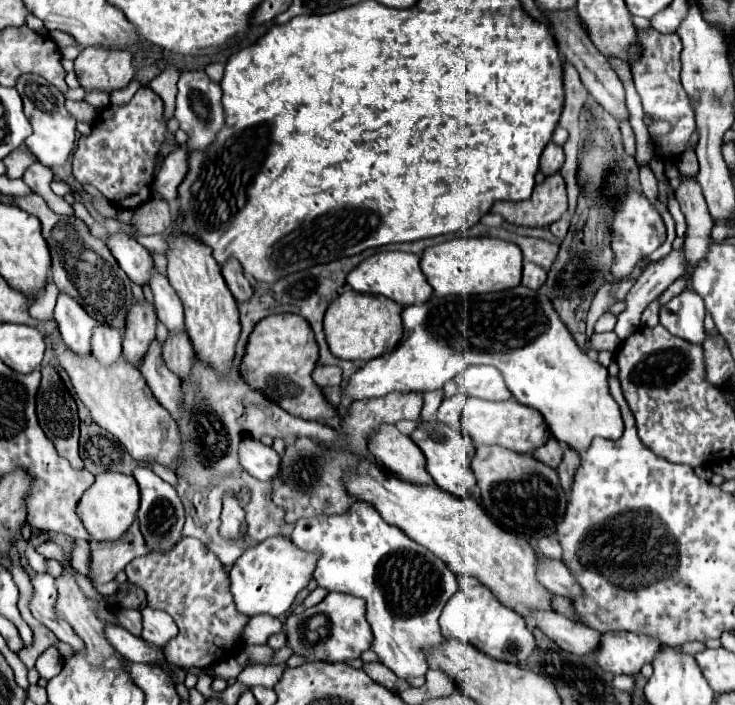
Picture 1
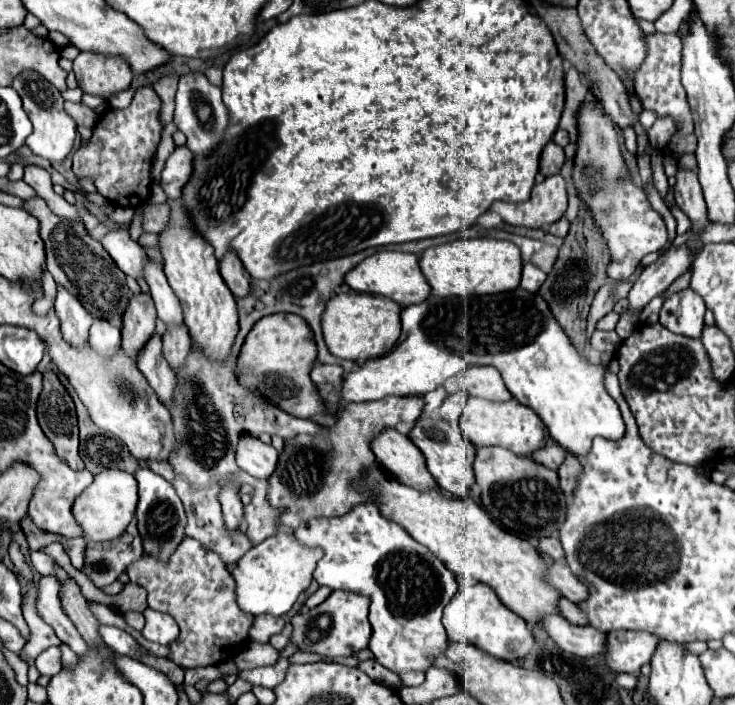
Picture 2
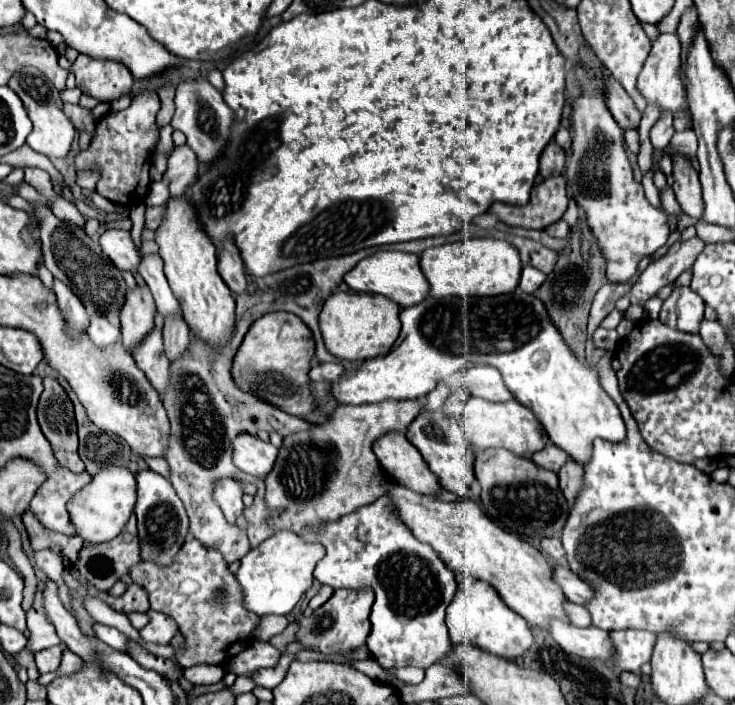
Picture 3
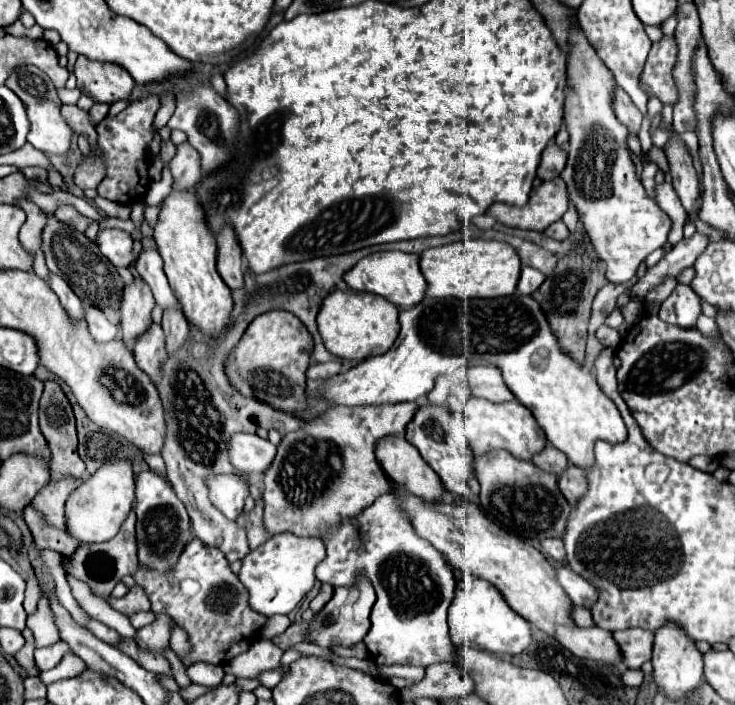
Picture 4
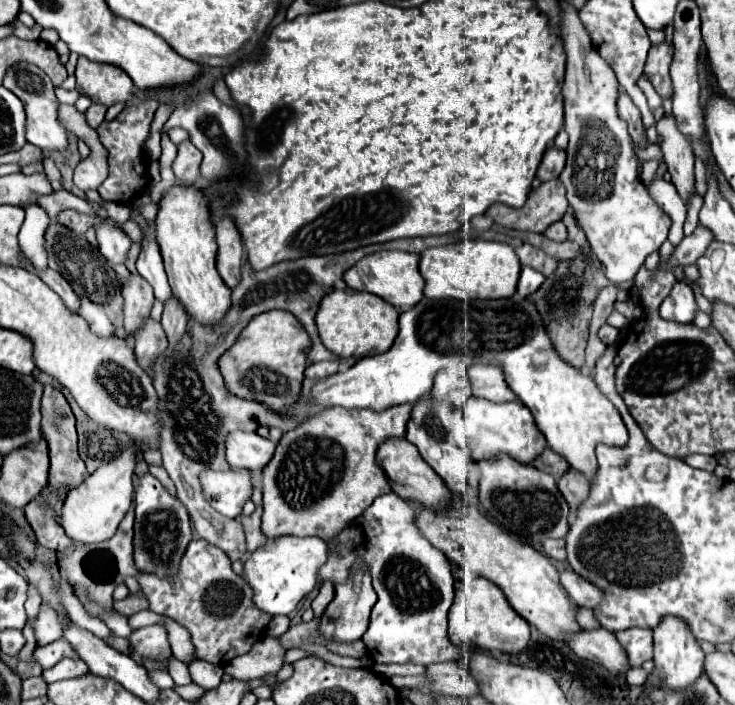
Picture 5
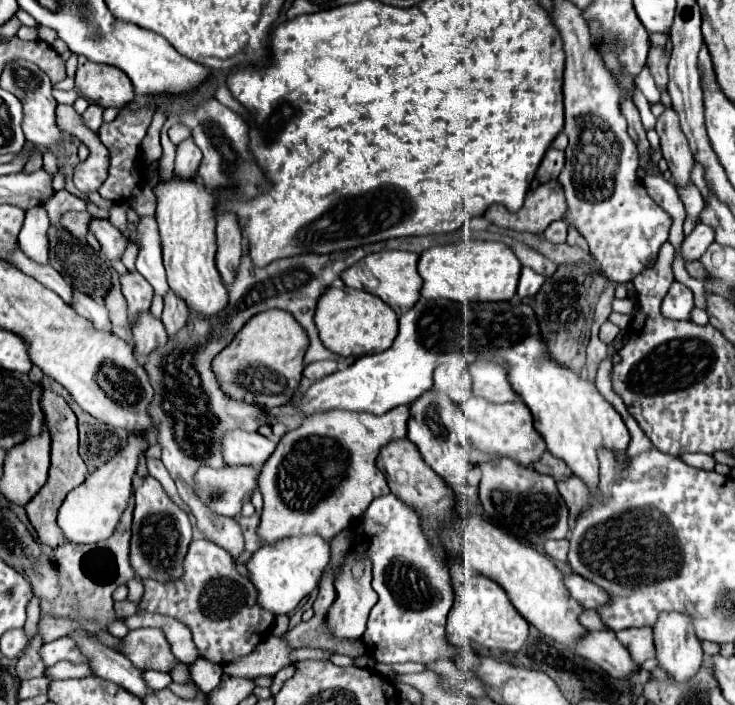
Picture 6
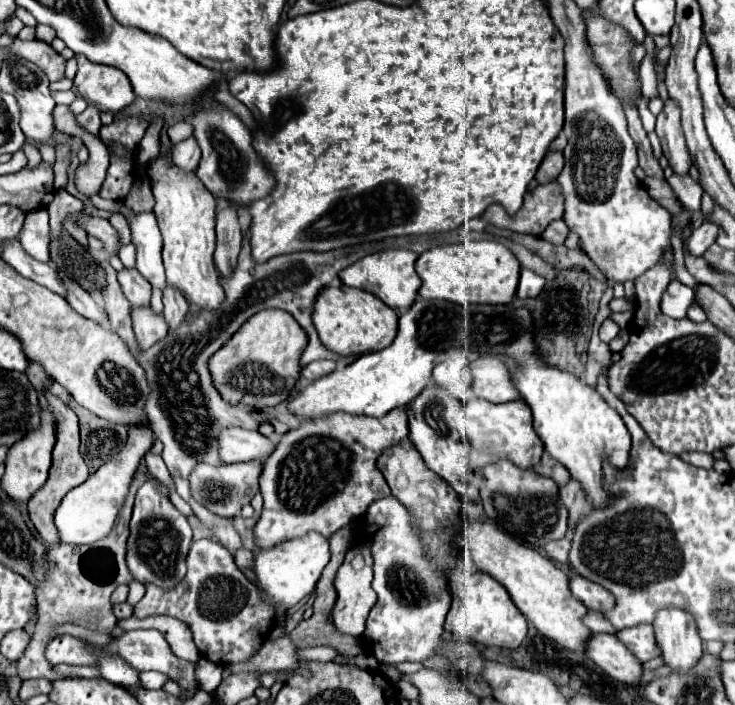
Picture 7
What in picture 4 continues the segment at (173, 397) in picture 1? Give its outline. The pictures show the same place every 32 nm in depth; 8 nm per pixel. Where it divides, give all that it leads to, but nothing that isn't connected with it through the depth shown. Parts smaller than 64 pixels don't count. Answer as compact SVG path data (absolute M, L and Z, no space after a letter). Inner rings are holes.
M154 322L134 342L136 364L152 378L154 384L156 384L156 380L160 380L160 366L166 360L166 348L164 346L166 344L164 344L162 326L154 324Z

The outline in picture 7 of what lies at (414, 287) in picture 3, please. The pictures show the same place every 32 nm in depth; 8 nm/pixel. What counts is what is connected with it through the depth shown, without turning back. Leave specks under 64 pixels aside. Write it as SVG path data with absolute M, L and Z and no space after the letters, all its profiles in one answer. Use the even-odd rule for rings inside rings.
M404 248L382 250L382 252L376 252L376 254L364 256L362 260L358 260L352 266L344 268L338 276L346 286L360 288L360 290L366 290L370 294L376 294L384 304L388 304L390 308L394 308L396 312L402 314L414 304L414 300L418 296L420 278L414 270L416 258L418 258L416 252L410 252L410 250L404 250Z

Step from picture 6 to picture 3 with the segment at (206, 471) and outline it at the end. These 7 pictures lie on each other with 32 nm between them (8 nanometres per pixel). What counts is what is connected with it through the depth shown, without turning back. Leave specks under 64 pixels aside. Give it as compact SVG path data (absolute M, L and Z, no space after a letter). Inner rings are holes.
M218 478L214 482L212 498L220 506L220 510L224 512L226 520L232 524L236 524L238 518L242 516L242 510L244 510L242 496L244 496L242 482L238 482L234 478Z

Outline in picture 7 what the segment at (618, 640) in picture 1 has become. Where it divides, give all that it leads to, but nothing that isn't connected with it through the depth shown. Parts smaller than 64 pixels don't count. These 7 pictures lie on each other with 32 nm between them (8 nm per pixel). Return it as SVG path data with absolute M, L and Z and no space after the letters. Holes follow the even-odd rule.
M640 624L640 626L624 628L624 630L618 632L618 638L620 638L622 644L626 644L626 648L640 662L646 662L646 660L652 660L652 658L660 656L660 648L656 644L652 624Z

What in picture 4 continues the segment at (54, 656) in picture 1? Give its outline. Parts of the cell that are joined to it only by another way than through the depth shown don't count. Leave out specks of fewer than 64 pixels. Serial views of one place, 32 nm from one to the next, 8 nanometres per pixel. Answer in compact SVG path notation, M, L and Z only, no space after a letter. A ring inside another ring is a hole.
M64 640L52 644L52 646L46 646L46 648L38 648L34 652L34 658L36 658L36 666L44 672L44 670L50 670L54 668L64 654L72 654L72 650L68 648L68 644Z

